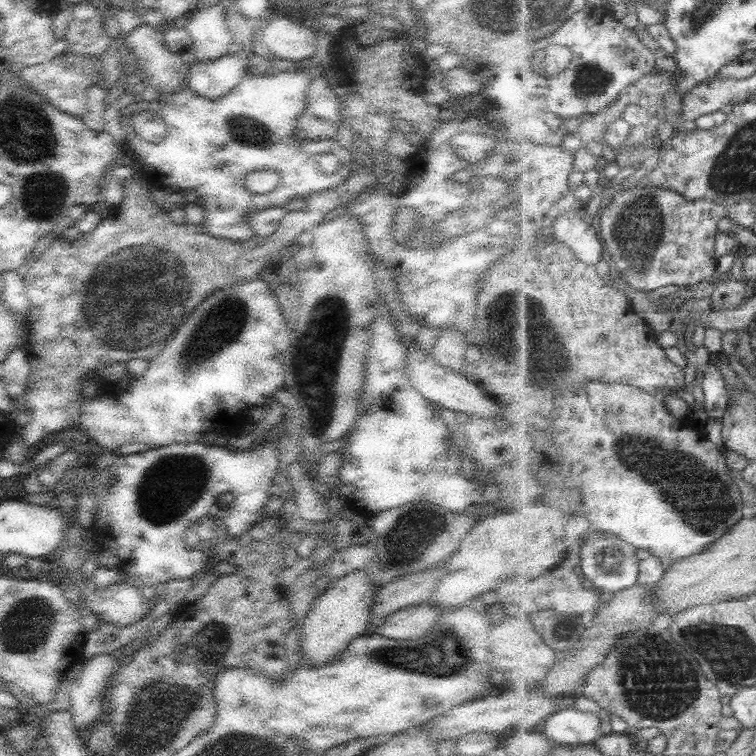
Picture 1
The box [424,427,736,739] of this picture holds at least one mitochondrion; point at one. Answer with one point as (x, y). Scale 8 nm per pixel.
(661, 681)

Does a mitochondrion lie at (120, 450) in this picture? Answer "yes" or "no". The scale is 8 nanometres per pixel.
no

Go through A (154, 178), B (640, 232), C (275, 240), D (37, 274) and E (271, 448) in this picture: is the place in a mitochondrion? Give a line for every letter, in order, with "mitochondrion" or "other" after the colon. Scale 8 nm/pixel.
A: other
B: mitochondrion
C: other
D: other
E: other

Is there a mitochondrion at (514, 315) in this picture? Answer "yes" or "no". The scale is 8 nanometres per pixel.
yes

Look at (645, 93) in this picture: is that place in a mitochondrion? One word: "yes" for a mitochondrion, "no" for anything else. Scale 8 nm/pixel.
no

